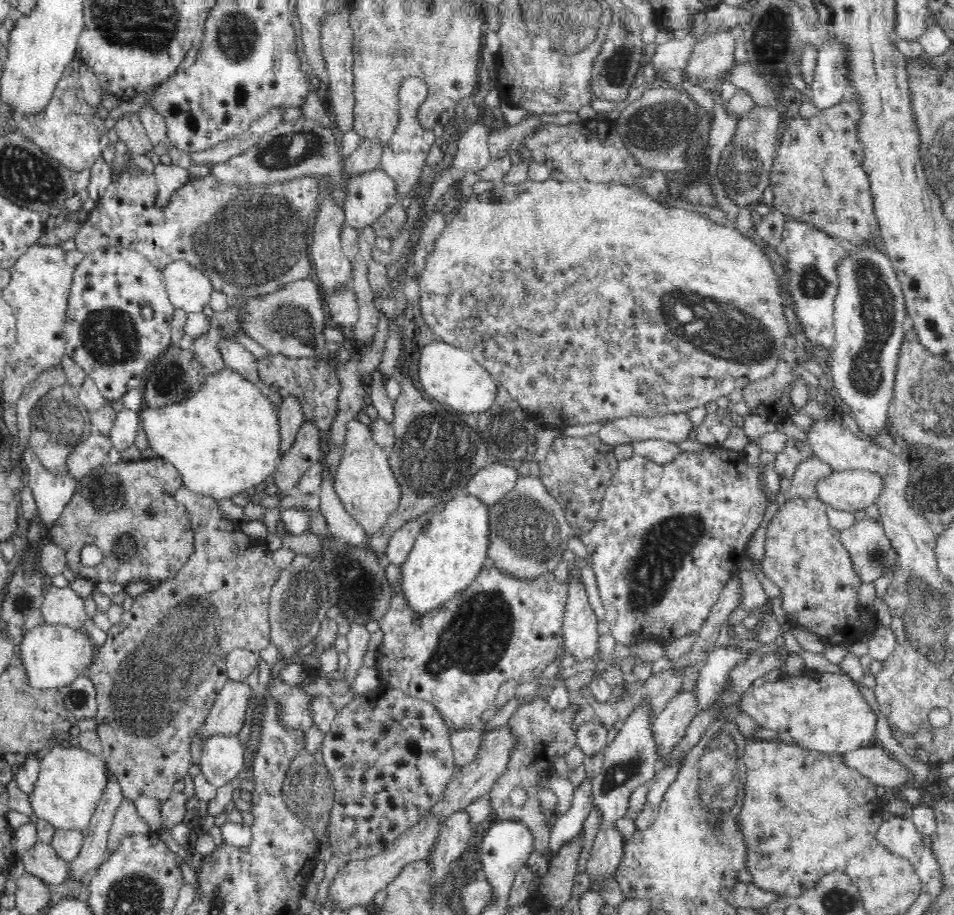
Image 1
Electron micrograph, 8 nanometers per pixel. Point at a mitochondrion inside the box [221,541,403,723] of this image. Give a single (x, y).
(298, 600)

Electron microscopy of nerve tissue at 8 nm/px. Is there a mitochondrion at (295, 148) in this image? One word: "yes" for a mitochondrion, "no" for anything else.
yes

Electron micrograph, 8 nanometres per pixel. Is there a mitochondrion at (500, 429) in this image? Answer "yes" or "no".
yes

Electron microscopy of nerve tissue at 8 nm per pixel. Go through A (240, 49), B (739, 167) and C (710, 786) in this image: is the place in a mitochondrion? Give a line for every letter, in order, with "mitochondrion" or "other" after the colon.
A: mitochondrion
B: mitochondrion
C: mitochondrion

